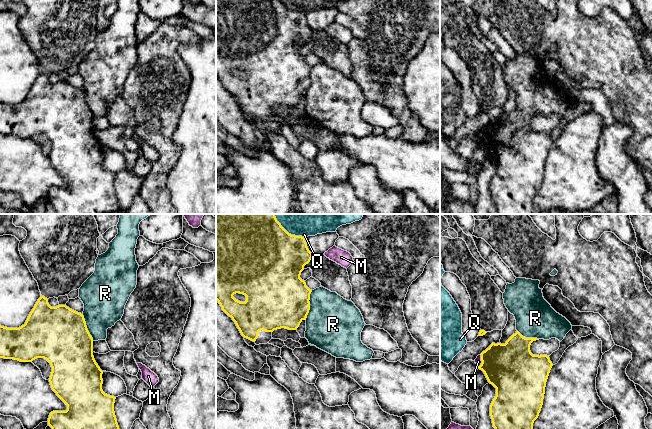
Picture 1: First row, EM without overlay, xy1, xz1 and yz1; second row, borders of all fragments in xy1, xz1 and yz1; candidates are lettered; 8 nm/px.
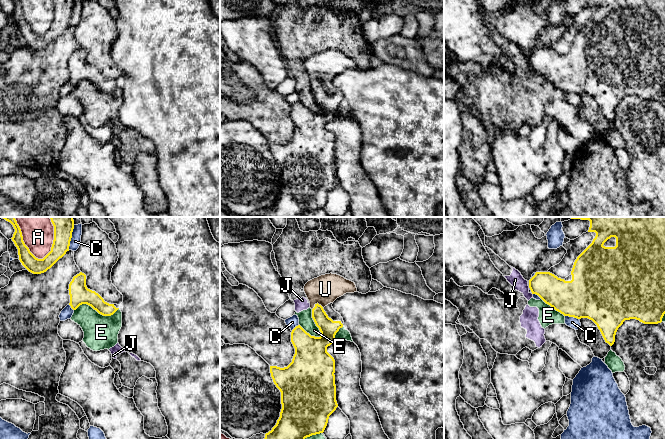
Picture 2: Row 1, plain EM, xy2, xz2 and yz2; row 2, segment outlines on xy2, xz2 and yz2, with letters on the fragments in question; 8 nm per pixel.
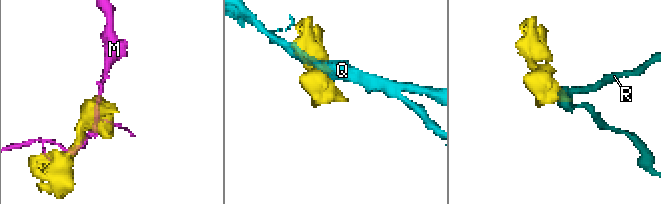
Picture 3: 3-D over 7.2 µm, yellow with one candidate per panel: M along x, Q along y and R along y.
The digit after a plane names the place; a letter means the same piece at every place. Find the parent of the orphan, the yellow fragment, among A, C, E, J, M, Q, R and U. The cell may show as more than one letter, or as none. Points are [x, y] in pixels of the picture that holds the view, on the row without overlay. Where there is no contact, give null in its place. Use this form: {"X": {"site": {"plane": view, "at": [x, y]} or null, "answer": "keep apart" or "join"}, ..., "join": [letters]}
{"A": {"site": {"plane": "xy2", "at": [24, 20]}, "answer": "keep apart"}, "C": {"site": {"plane": "xy2", "at": [71, 13]}, "answer": "keep apart"}, "E": {"site": {"plane": "xz2", "at": [315, 99]}, "answer": "keep apart"}, "J": {"site": null, "answer": "keep apart"}, "M": {"site": {"plane": "yz1", "at": [481, 136]}, "answer": "keep apart"}, "Q": {"site": {"plane": "xz1", "at": [292, 11]}, "answer": "keep apart"}, "R": {"site": {"plane": "xz1", "at": [309, 81]}, "answer": "keep apart"}, "U": {"site": {"plane": "xz2", "at": [317, 79]}, "answer": "join"}, "join": ["U"]}

